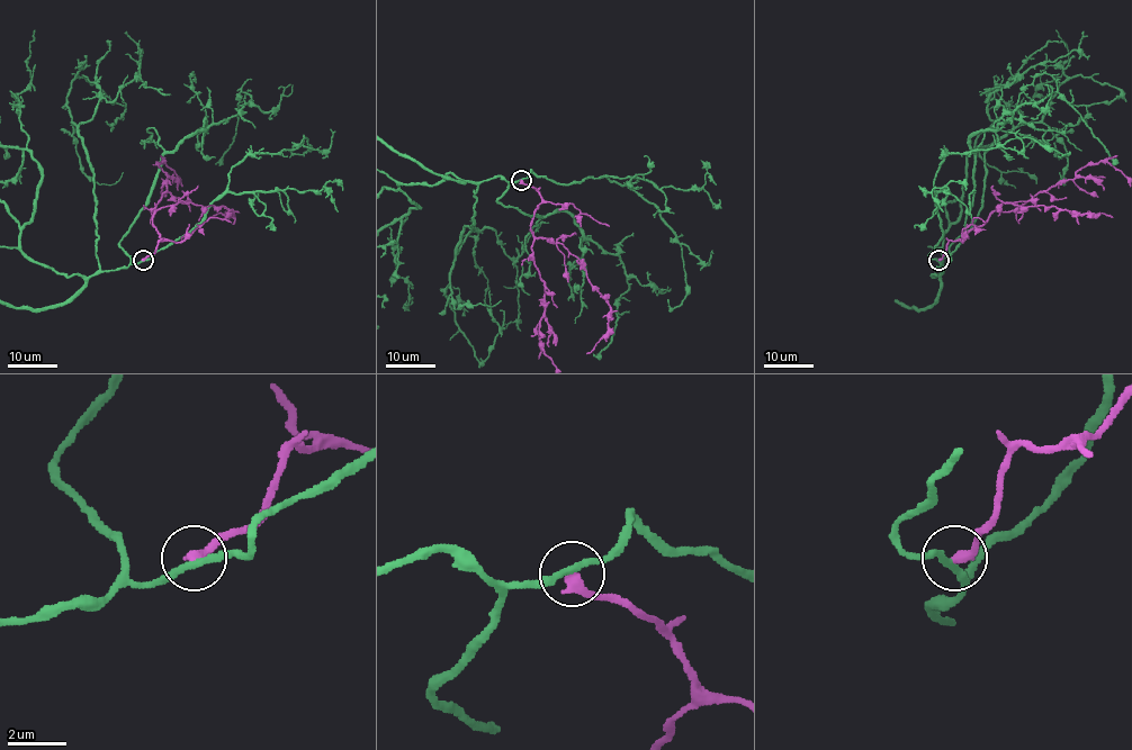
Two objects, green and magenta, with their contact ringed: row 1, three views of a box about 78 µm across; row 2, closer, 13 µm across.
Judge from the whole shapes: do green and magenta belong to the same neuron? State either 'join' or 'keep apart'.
keep apart

